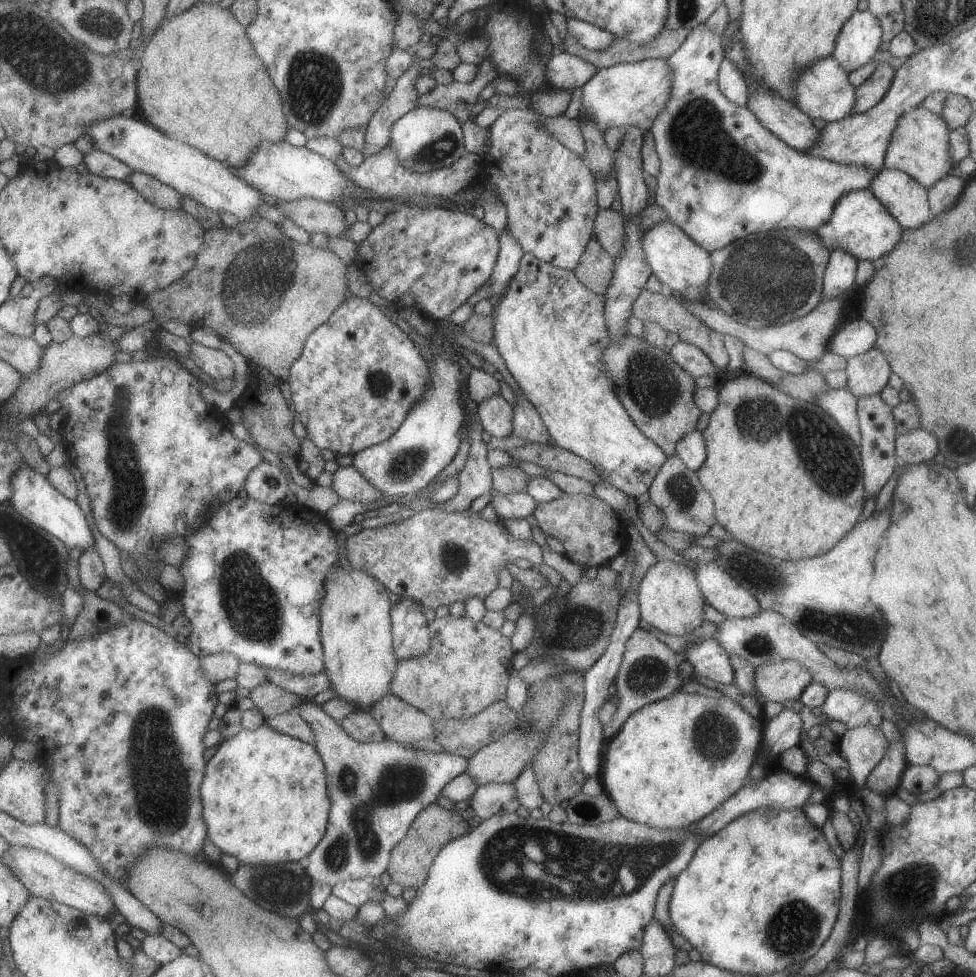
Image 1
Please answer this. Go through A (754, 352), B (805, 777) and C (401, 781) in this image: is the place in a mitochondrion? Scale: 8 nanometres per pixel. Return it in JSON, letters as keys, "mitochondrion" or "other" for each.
{"A":"other","B":"other","C":"mitochondrion"}

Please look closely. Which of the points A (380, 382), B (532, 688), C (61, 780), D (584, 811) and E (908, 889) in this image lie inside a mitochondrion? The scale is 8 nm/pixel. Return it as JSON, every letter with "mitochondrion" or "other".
{"A":"mitochondrion","B":"other","C":"other","D":"mitochondrion","E":"mitochondrion"}

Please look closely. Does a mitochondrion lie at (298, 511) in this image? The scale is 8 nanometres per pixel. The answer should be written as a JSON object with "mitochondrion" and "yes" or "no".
{"mitochondrion":"no"}

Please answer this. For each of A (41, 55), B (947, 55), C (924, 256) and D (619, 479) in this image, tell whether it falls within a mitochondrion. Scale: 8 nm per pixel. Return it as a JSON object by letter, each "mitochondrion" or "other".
{"A":"mitochondrion","B":"mitochondrion","C":"other","D":"other"}

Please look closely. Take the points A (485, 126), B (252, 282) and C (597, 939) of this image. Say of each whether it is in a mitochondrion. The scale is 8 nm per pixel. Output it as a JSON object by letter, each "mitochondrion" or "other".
{"A":"other","B":"mitochondrion","C":"other"}

